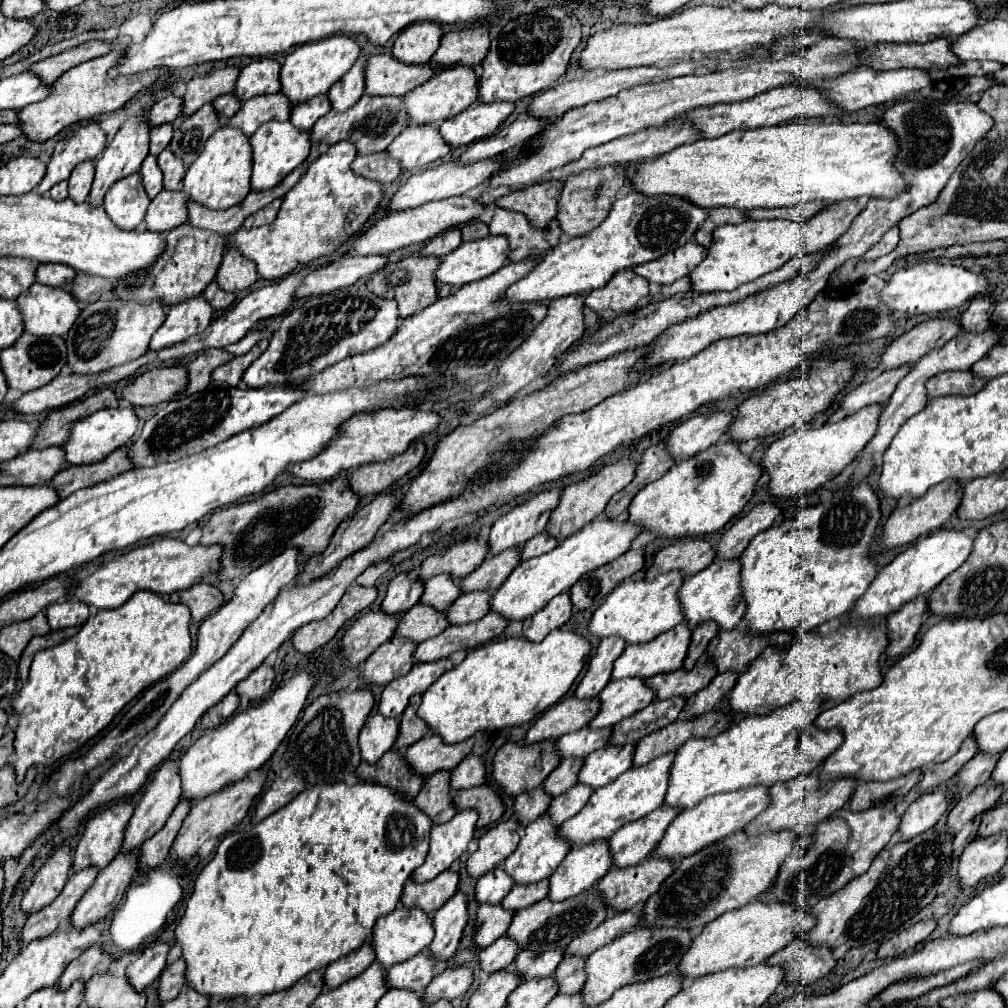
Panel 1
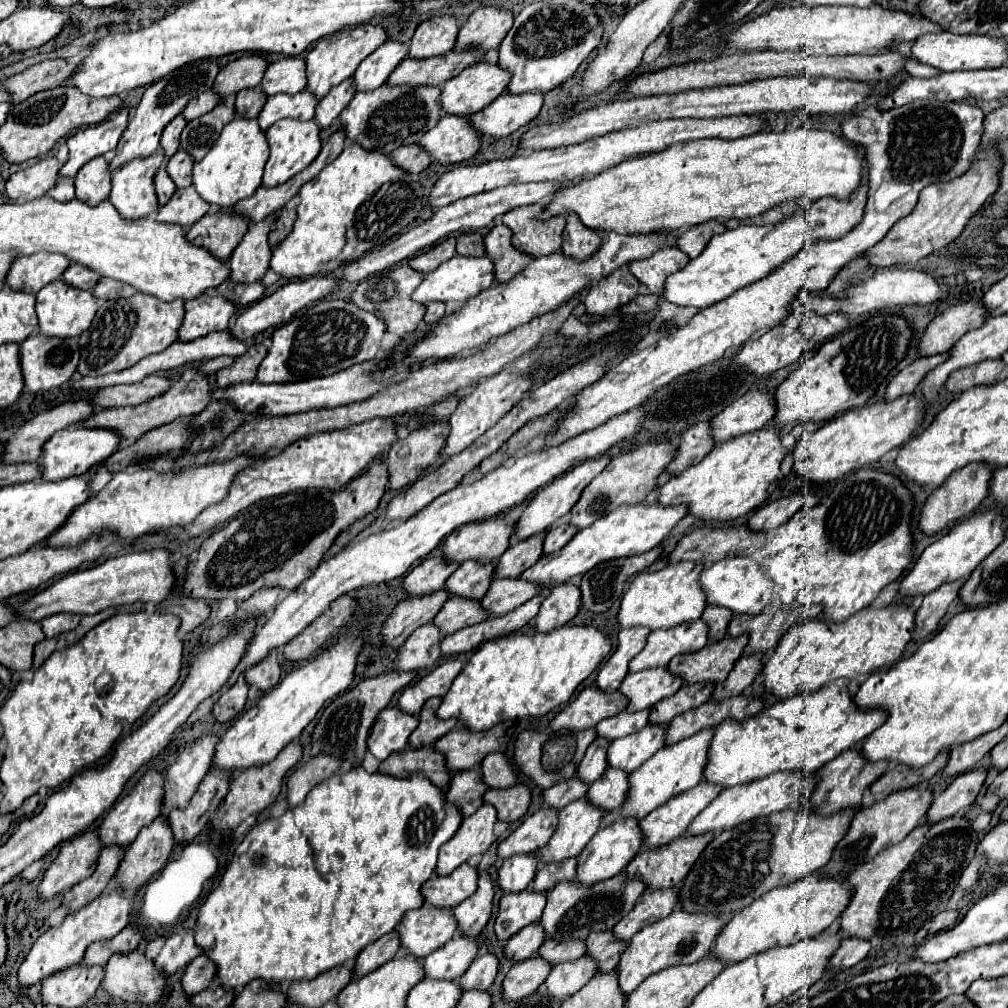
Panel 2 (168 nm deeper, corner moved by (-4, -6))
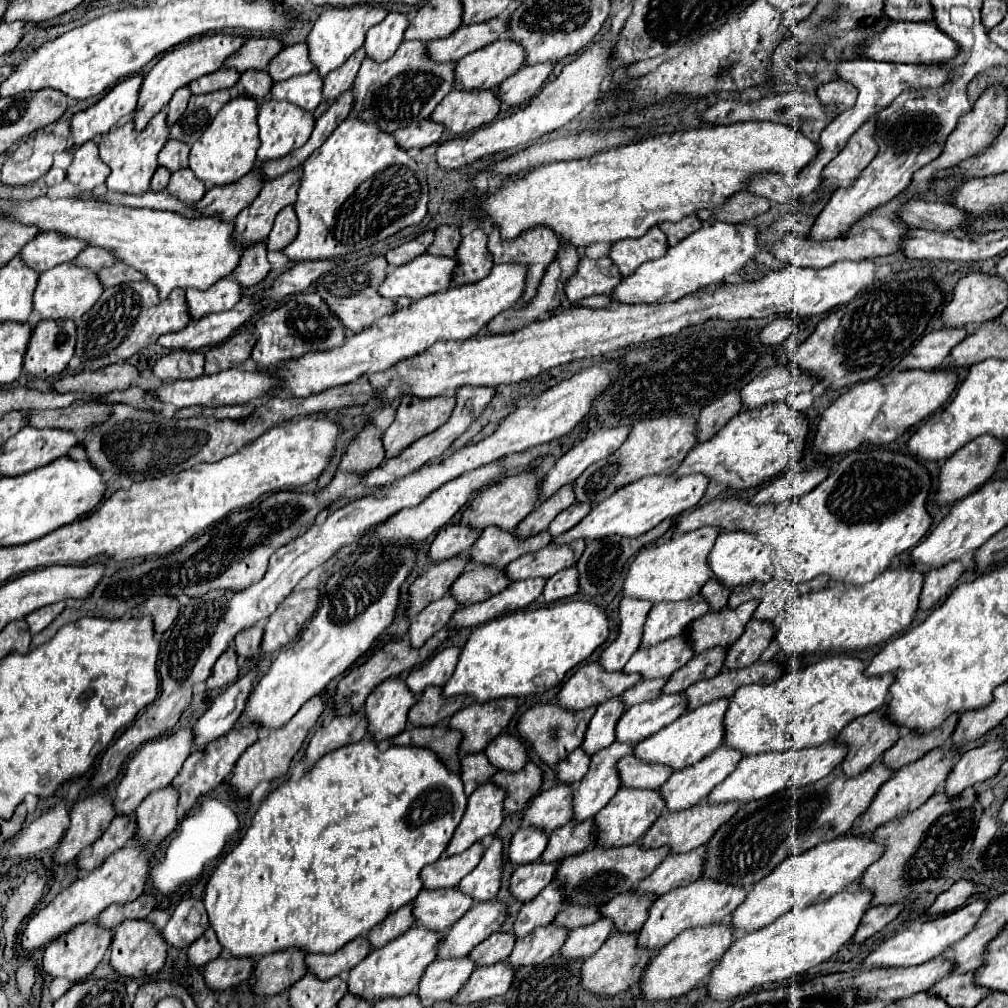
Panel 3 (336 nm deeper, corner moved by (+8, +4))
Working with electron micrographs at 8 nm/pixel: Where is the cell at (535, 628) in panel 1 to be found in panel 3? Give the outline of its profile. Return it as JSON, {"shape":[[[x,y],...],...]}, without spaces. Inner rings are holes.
{"shape":[[[568,567],[556,575],[552,575],[544,587],[546,603],[554,603],[558,599],[572,597],[578,591],[578,573],[576,567]]]}

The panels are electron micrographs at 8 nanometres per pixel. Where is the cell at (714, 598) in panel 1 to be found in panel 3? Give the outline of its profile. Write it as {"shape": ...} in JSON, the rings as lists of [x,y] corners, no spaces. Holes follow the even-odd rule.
{"shape":[[[722,531],[710,553],[710,567],[714,571],[714,577],[730,589],[752,581],[766,583],[774,577],[774,551],[770,545],[758,541],[750,531]]]}

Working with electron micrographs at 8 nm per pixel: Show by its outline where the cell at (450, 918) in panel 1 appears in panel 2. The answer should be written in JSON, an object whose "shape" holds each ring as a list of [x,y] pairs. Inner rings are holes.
{"shape":[[[482,871],[478,877],[478,889],[452,909],[454,919],[458,923],[458,933],[462,937],[480,935],[492,913],[492,897],[494,897],[494,885],[488,873]]]}

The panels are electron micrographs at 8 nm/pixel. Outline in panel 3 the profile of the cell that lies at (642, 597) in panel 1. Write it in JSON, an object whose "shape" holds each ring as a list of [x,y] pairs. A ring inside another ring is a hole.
{"shape":[[[700,527],[692,533],[682,533],[656,547],[642,549],[630,565],[628,577],[624,581],[622,595],[658,601],[682,601],[700,593],[702,585],[712,579],[712,569],[708,569],[708,553],[720,535],[720,527]]]}

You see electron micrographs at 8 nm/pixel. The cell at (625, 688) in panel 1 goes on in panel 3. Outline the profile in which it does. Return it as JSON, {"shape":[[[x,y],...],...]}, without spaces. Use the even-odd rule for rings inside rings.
{"shape":[[[684,635],[670,637],[660,645],[638,649],[624,667],[624,673],[640,673],[644,679],[670,677],[692,657],[692,645],[688,645],[688,639]]]}

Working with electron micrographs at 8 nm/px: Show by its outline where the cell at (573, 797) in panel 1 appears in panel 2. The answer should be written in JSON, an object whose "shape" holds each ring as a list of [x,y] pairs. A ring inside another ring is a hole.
{"shape":[[[606,769],[606,773],[588,787],[586,801],[596,809],[616,809],[624,801],[628,791],[628,775],[618,769]]]}

